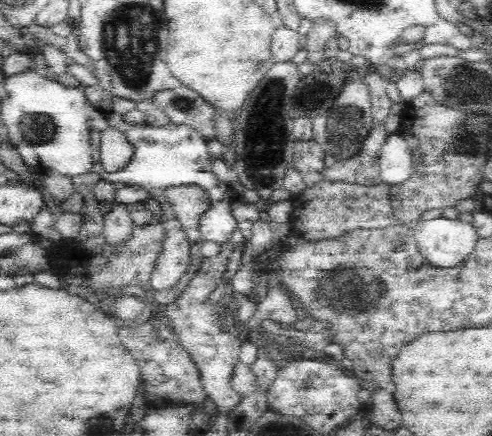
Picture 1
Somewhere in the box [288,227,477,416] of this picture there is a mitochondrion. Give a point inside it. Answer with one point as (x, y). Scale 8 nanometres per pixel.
(344, 288)

